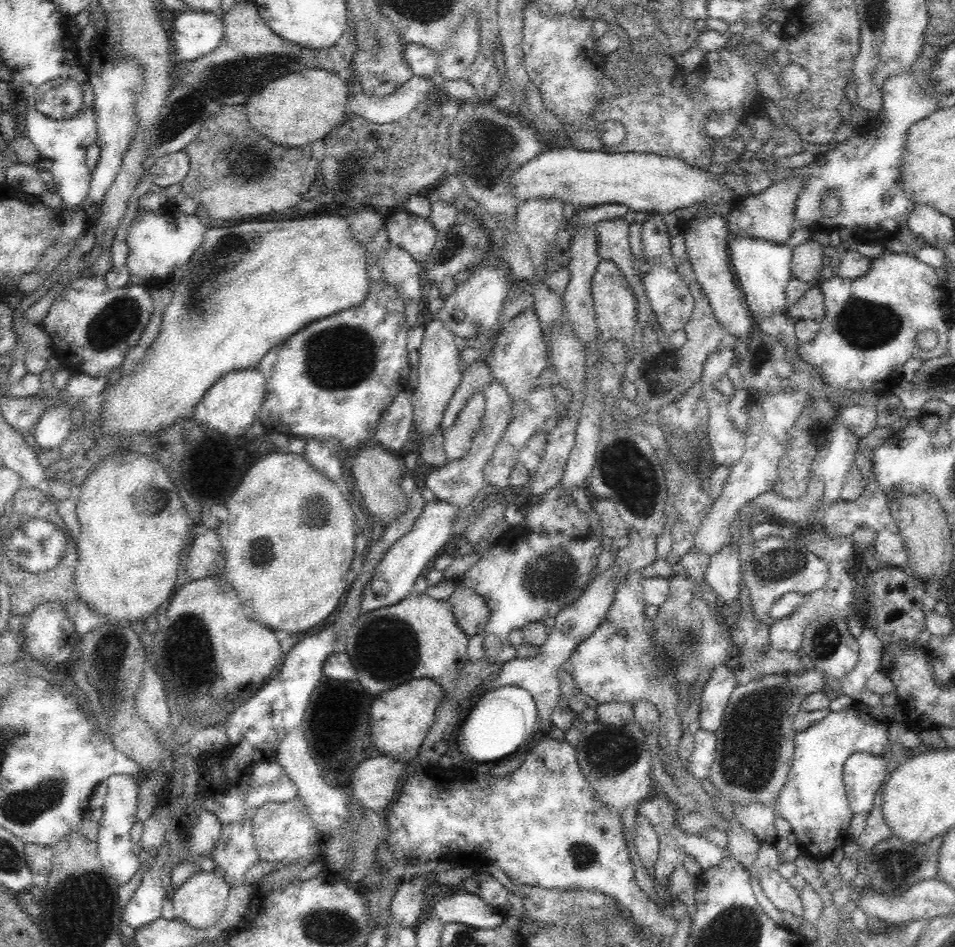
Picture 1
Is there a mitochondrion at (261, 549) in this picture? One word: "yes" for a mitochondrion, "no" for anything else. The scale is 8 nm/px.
yes

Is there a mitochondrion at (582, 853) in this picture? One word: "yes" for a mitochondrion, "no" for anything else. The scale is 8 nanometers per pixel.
yes

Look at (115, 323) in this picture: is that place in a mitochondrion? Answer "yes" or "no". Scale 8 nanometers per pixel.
yes

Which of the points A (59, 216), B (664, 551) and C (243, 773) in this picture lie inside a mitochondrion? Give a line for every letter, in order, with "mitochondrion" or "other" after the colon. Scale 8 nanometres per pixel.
A: other
B: other
C: other

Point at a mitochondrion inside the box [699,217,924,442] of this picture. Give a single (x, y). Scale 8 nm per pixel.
(864, 325)

